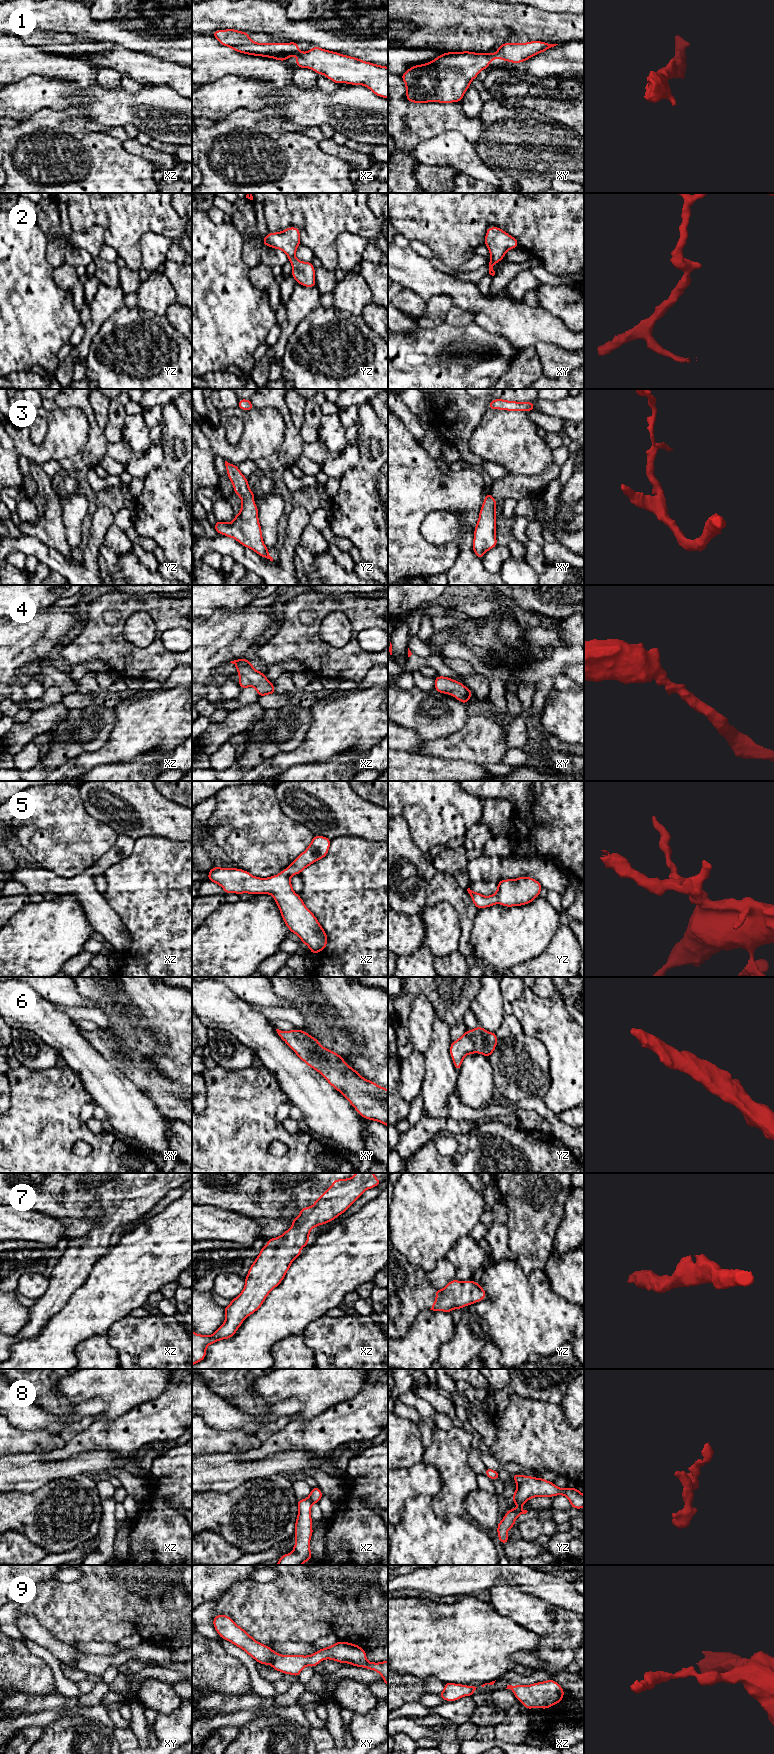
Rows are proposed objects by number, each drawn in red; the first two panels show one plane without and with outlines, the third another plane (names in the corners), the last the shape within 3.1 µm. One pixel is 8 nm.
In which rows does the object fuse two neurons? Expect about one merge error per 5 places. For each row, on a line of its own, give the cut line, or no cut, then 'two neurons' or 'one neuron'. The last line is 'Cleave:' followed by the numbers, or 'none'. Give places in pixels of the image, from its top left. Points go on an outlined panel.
1: cut none; one neuron
2: cut none; one neuron
3: cut none; one neuron
4: cut none; one neuron
5: cut none; one neuron
6: cut none; one neuron
7: cut none; one neuron
8: cut none; one neuron
9: cut none; one neuron
Cleave: none

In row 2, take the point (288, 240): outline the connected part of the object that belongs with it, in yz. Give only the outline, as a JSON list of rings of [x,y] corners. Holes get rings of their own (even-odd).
[[[289,227],[282,232],[269,234],[262,239],[264,245],[282,250],[292,264],[291,275],[298,284],[305,287],[316,287],[315,268],[311,262],[299,261],[296,250],[301,244],[300,231],[297,227]]]

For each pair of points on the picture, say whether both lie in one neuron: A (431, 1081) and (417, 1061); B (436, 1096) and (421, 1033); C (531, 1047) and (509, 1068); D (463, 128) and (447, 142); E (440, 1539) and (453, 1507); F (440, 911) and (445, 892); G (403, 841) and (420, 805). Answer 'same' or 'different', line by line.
A: different
B: different
C: same
D: different
E: different
F: different
G: different

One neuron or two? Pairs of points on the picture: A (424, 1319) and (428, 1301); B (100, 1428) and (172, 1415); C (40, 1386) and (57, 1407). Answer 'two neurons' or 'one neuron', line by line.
A: two neurons
B: one neuron
C: one neuron

